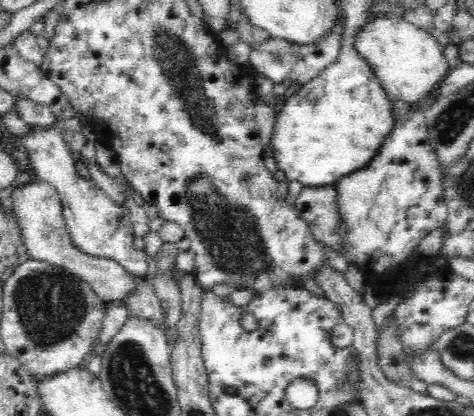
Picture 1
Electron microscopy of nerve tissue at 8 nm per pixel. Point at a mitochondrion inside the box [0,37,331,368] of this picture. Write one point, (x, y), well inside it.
(50, 307)

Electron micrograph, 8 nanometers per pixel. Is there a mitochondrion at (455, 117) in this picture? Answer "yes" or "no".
yes

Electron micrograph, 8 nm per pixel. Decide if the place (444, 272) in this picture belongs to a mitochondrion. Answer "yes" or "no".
no

